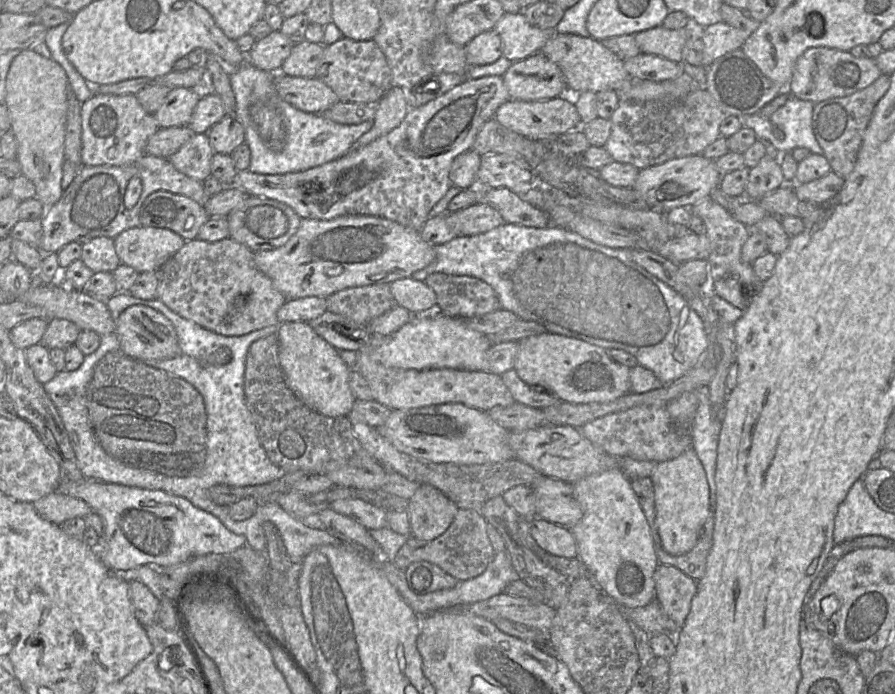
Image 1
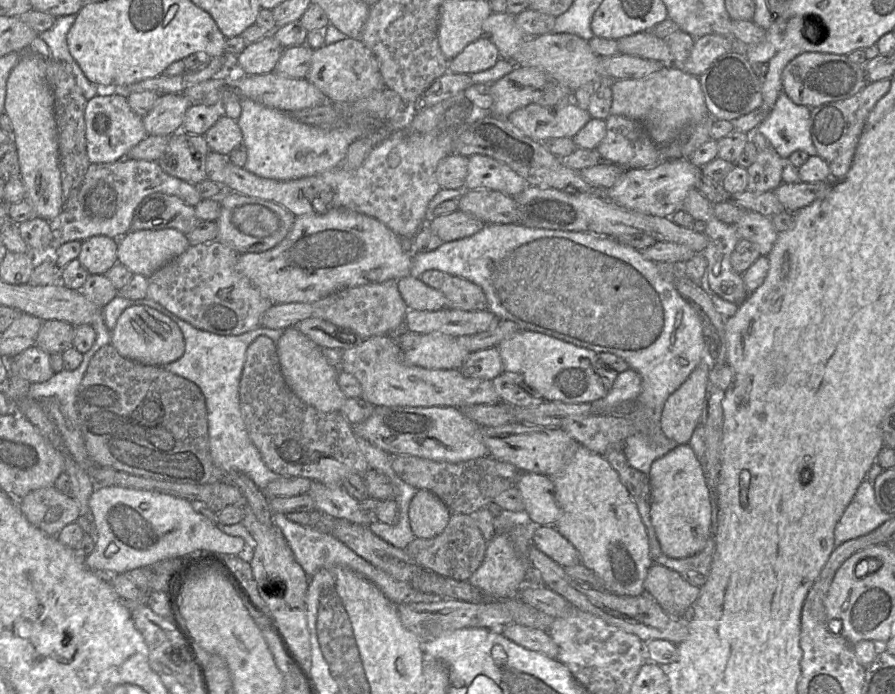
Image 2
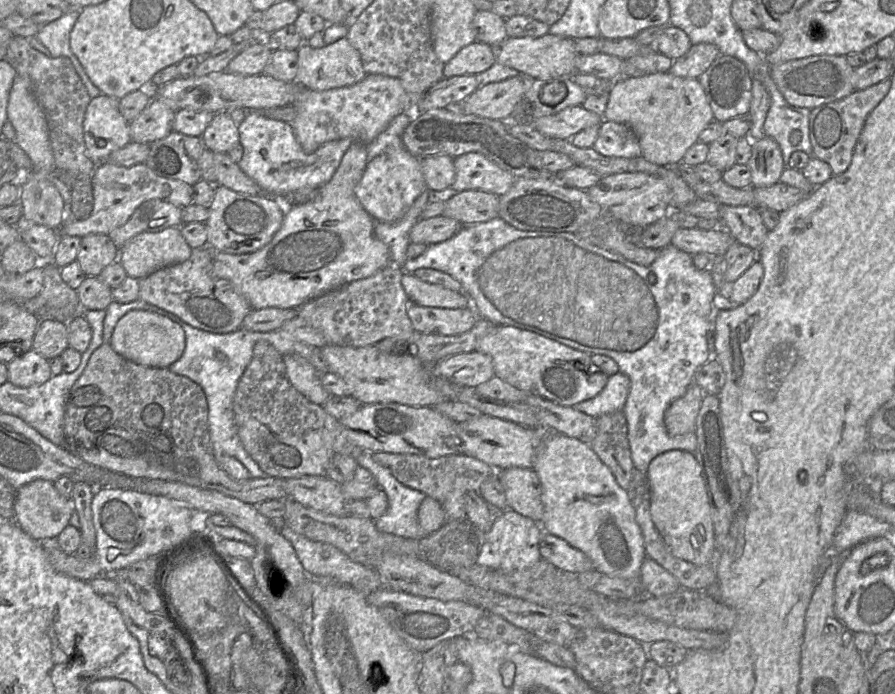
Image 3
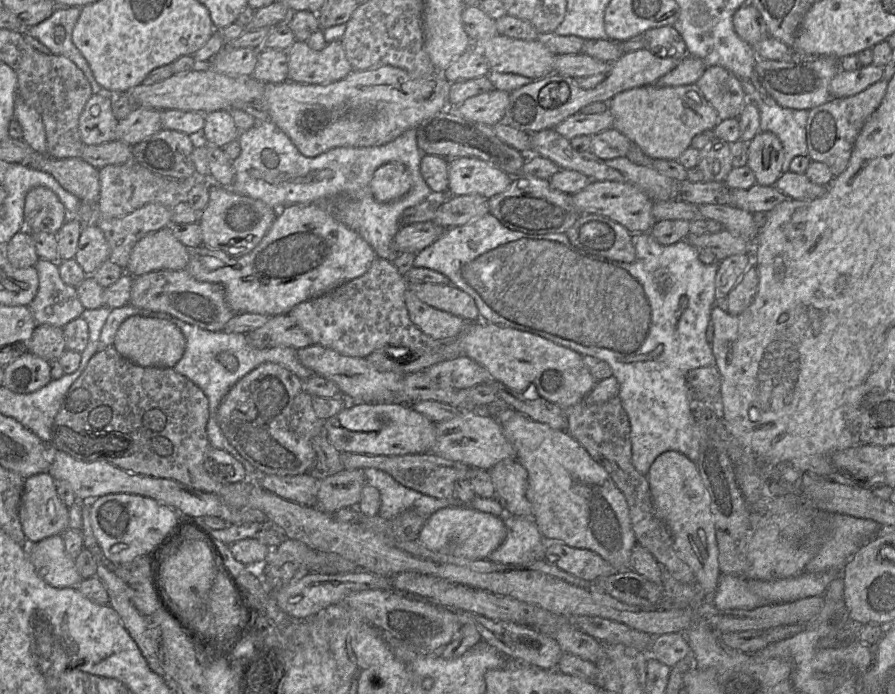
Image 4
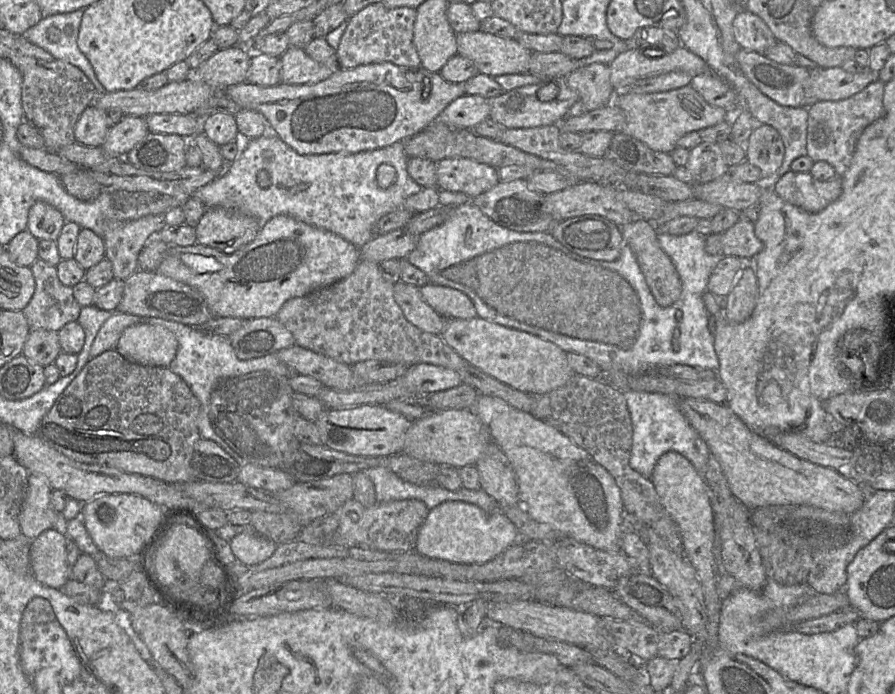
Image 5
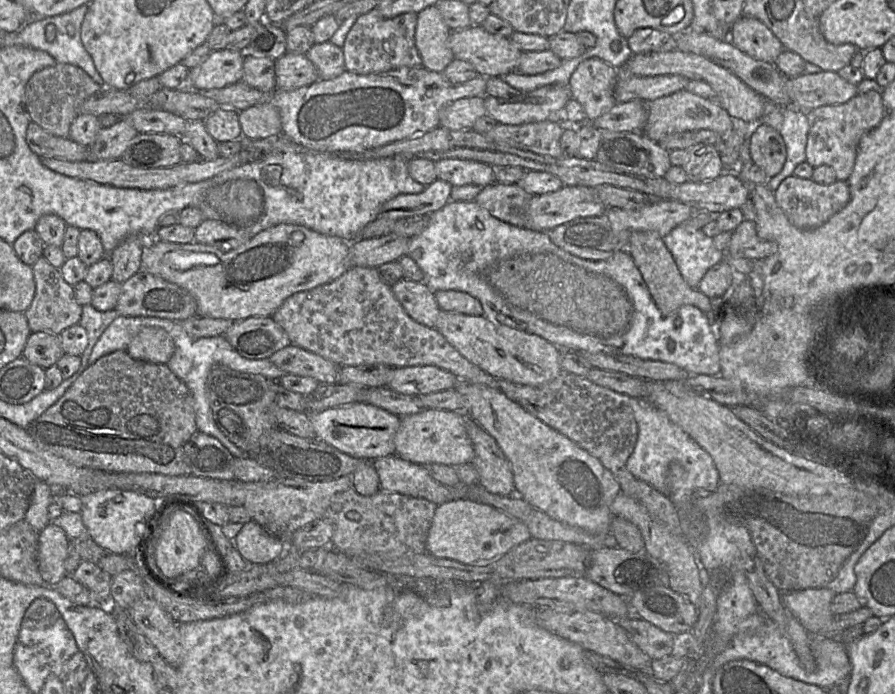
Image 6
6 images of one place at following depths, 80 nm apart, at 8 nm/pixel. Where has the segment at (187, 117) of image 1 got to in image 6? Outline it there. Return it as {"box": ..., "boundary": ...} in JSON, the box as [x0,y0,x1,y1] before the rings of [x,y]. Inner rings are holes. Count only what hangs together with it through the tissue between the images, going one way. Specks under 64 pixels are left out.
{"box":[88,117,137,160],"boundary":[[[125,117],[110,127],[101,128],[95,141],[88,147],[89,160],[120,159],[137,134]]]}

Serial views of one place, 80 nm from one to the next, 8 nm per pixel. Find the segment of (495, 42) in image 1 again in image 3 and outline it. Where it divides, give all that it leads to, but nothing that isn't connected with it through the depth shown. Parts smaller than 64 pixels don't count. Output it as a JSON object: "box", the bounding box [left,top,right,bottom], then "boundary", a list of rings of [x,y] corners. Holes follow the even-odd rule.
{"box":[444,41,496,78],"boundary":[[[475,41],[460,49],[444,65],[446,78],[462,75],[477,75],[489,69],[496,62],[494,48],[486,43]]]}

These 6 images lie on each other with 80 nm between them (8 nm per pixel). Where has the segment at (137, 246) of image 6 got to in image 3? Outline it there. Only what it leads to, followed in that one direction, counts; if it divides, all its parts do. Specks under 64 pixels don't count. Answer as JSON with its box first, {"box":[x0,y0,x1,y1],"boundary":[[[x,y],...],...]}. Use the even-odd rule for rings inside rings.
{"box":[108,199,181,249],"boundary":[[[159,199],[143,202],[136,208],[127,222],[111,231],[108,236],[121,249],[129,240],[143,232],[159,232],[165,228],[180,227],[181,210],[173,204]]]}

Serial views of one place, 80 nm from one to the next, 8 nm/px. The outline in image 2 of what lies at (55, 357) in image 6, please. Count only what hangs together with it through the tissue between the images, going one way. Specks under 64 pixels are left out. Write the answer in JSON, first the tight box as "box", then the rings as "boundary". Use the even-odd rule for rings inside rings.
{"box":[34,321,75,354],"boundary":[[[43,321],[34,346],[48,354],[63,353],[73,346],[75,327],[65,321]]]}

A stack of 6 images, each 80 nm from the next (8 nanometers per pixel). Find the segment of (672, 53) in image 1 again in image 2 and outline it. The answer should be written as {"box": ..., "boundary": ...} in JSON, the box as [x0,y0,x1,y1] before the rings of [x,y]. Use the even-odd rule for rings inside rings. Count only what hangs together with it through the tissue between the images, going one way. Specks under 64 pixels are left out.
{"box":[617,32,673,64],"boundary":[[[639,32],[622,37],[617,40],[617,44],[620,54],[673,64],[671,52],[665,39],[658,38],[651,32]]]}

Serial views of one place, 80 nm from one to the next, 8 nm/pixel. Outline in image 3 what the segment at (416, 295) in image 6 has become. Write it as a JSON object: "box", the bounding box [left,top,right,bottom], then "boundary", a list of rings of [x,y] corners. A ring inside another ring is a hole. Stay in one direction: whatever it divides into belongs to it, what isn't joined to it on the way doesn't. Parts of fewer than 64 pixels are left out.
{"box":[407,302,480,336],"boundary":[[[410,302],[407,315],[416,332],[452,336],[470,330],[480,319],[473,308],[438,308]]]}

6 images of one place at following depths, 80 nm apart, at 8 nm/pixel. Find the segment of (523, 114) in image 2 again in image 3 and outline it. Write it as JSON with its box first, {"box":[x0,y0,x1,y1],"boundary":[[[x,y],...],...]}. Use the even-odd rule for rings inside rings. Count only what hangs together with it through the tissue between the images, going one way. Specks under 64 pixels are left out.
{"box":[533,105,604,141],"boundary":[[[582,105],[570,106],[560,112],[538,118],[533,122],[534,128],[541,134],[570,141],[581,130],[600,125],[604,118]]]}

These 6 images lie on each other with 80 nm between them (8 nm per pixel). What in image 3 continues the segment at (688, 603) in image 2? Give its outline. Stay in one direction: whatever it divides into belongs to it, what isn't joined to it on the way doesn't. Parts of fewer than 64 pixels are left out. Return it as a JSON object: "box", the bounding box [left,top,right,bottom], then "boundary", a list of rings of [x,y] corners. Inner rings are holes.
{"box":[639,556,681,596],"boundary":[[[647,556],[641,565],[639,577],[647,596],[663,596],[681,588],[670,572]]]}

